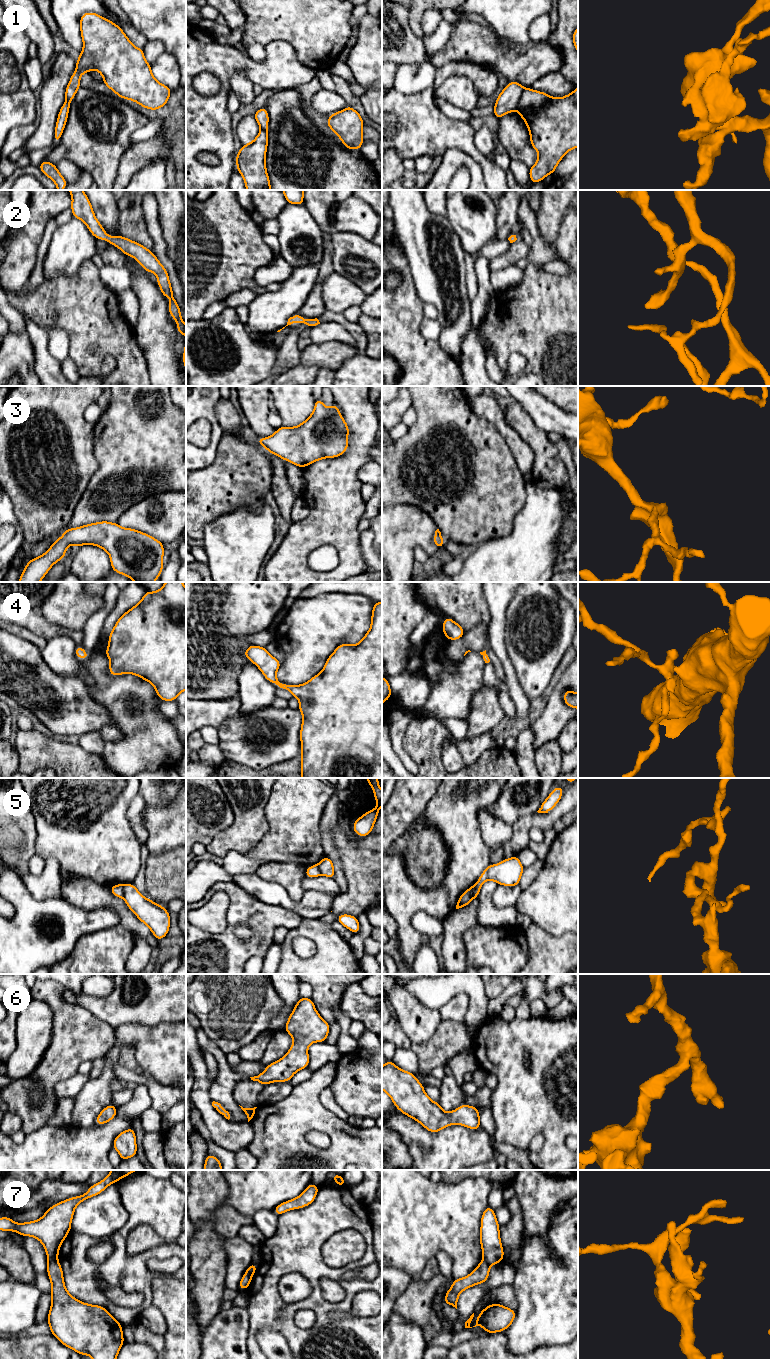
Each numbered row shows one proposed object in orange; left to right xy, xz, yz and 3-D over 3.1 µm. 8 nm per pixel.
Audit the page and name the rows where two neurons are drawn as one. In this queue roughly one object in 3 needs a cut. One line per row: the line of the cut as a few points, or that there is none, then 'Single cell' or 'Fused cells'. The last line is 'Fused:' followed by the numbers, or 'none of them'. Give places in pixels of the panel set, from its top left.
1: Split along yz (525, 89), (515, 108). Fused cells
2: No split. Single cell
3: No split. Single cell
4: No split. Single cell
5: Split along xy (125, 885), (121, 897). Fused cells
6: No split. Single cell
7: Split along xy (56, 1258), (48, 1262). Fused cells
Fused: 1, 5, 7

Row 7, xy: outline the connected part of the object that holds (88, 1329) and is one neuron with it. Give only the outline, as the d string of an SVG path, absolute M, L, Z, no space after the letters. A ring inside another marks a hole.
M58 1259L48 1262L51 1307L47 1321L51 1334L64 1346L92 1359L117 1359L124 1342L123 1326L99 1305L74 1298L66 1289Z

